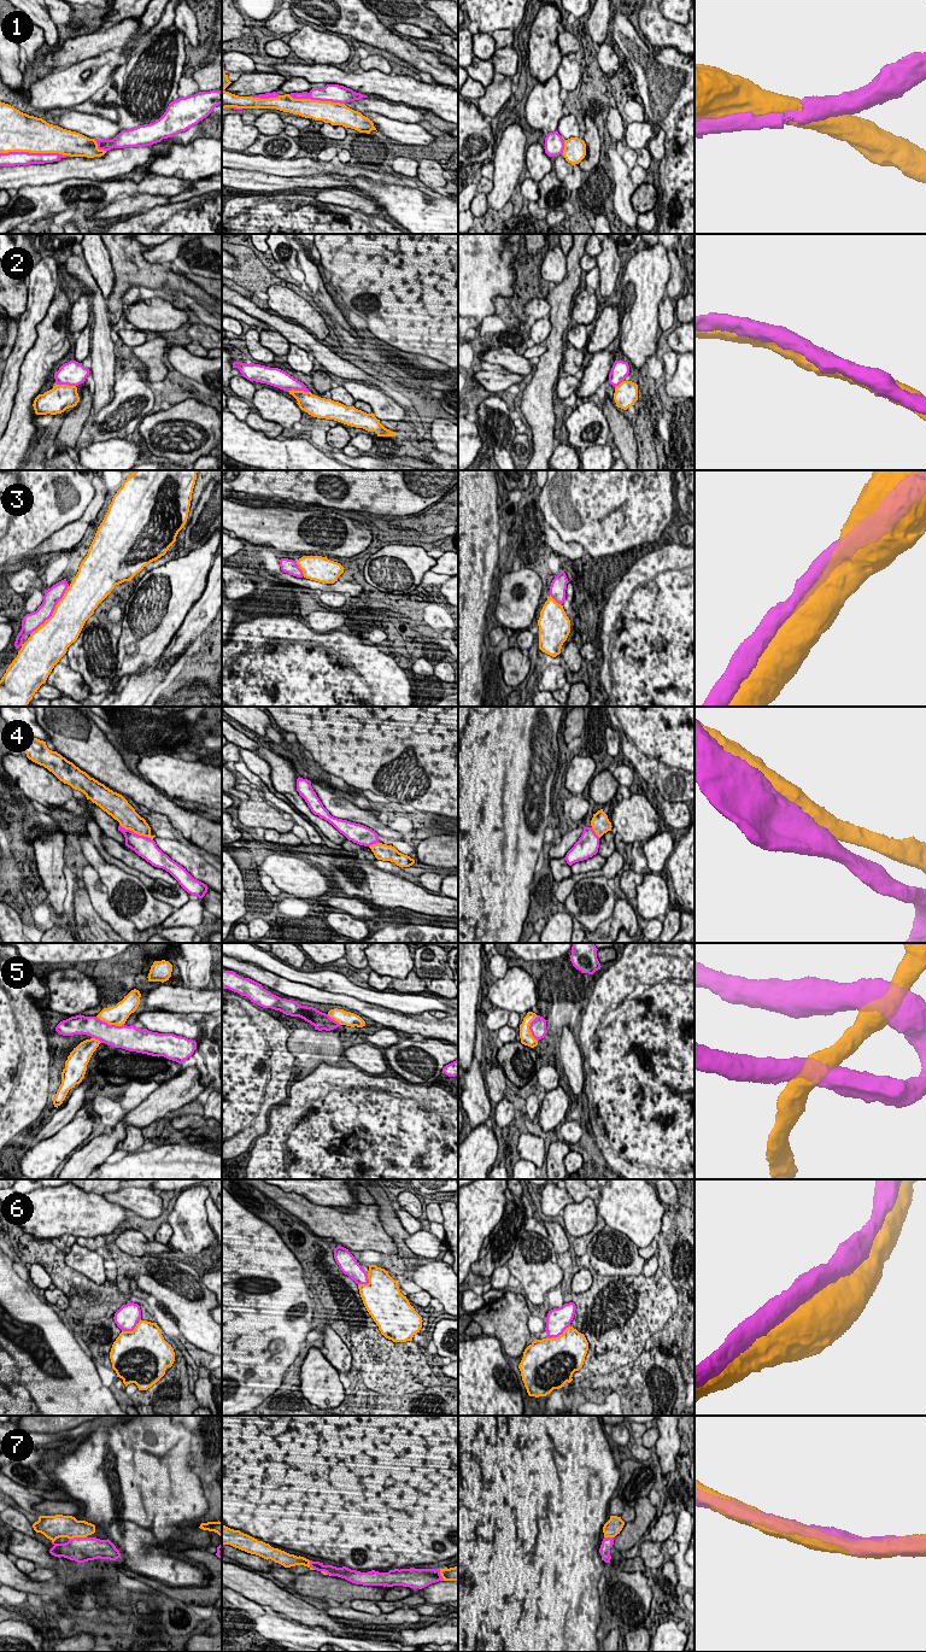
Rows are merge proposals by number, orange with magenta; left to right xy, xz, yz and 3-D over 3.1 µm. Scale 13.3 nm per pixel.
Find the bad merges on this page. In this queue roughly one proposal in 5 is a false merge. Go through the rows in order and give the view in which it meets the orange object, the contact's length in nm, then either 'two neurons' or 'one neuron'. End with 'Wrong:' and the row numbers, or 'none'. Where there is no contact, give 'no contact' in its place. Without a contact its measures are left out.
1: xy | 900 nm | two neurons
2: xz | 280 nm | one neuron
3: xy | 850 nm | one neuron
4: xy | 500 nm | two neurons
5: xy | 400 nm | two neurons
6: yz | 360 nm | one neuron
7: xy | 240 nm | one neuron
Wrong: 1, 4, 5

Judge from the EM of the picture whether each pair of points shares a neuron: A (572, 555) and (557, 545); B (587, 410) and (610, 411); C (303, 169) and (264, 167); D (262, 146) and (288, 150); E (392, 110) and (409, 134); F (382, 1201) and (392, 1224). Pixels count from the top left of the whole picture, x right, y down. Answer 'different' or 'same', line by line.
A: same
B: different
C: same
D: same
E: different
F: same

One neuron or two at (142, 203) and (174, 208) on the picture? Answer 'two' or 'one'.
two

